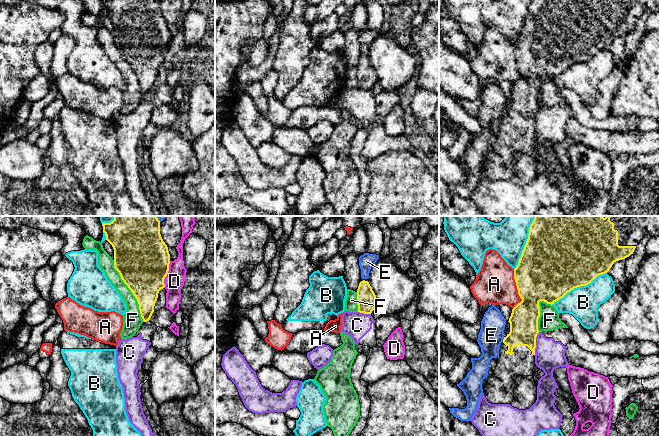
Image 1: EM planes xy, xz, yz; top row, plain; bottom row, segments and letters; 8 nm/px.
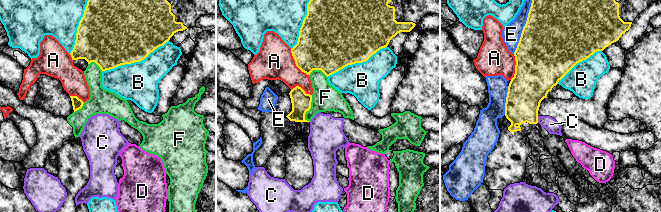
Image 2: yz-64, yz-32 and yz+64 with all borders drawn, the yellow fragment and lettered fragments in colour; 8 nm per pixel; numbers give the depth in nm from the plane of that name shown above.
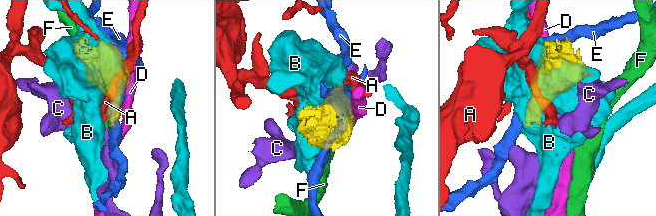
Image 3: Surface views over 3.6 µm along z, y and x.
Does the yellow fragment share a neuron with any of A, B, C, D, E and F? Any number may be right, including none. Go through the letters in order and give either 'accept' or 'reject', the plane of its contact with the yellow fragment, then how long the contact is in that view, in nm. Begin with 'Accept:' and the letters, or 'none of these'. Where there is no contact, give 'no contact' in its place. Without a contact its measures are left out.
Accept: none of these
A: reject; meets yellow in yz; contact 320 nm long
B: reject; meets yellow in yz; contact 500 nm long
C: reject; meets yellow in yz; contact 200 nm long
D: reject; meets yellow in xy; contact 220 nm long
E: reject; meets yellow in yz; contact 40 nm long
F: reject; meets yellow in xy; contact 550 nm long

